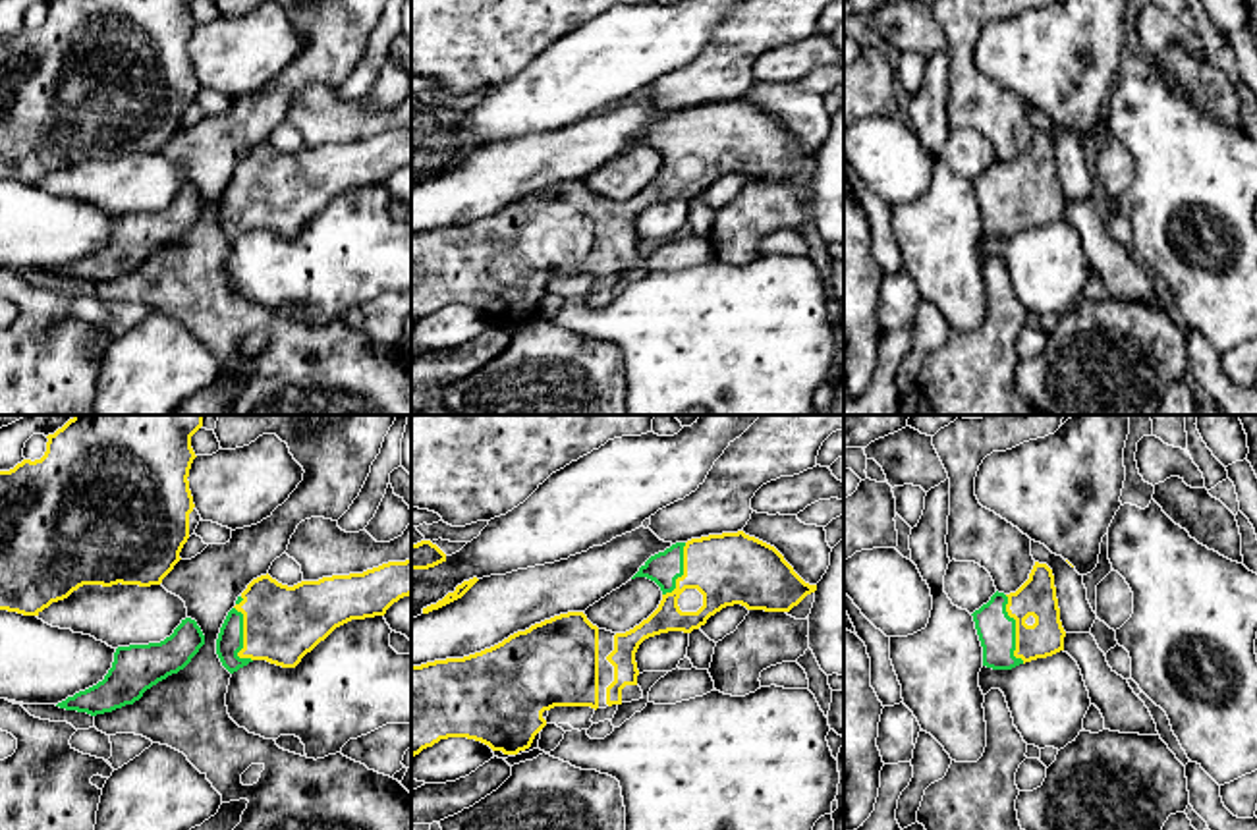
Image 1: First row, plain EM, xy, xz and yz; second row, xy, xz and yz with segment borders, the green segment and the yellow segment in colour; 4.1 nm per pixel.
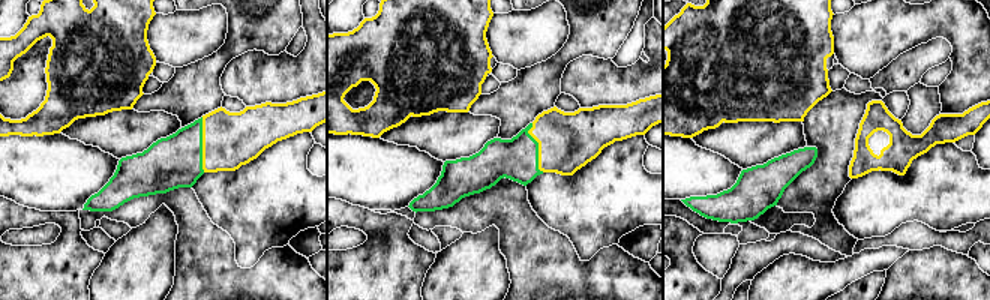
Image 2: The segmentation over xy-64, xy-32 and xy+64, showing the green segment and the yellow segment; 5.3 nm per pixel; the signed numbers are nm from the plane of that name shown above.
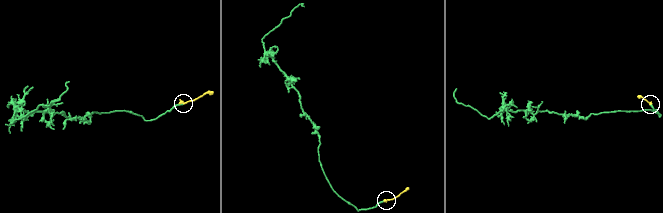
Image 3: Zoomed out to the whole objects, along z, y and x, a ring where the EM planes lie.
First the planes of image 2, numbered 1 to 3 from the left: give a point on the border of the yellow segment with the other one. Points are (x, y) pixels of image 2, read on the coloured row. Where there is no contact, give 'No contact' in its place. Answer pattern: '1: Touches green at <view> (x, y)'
1: Touches green at xy-64 (201, 144)
2: Touches green at xy-32 (537, 149)
3: No contact

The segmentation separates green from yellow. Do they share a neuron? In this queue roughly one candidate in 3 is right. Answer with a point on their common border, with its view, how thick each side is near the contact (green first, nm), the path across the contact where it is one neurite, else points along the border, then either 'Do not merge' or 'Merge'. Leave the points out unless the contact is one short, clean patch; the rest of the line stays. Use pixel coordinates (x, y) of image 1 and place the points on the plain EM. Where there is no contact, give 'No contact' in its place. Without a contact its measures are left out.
Touches green at xy (242, 201). Thickness 110 nm (green) against 320 nm. Merge

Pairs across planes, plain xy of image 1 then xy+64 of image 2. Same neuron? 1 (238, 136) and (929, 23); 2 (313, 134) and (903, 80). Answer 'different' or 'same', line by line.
1: different
2: different

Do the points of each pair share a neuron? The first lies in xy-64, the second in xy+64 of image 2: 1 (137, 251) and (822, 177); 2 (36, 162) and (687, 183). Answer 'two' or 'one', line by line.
1: two
2: one

